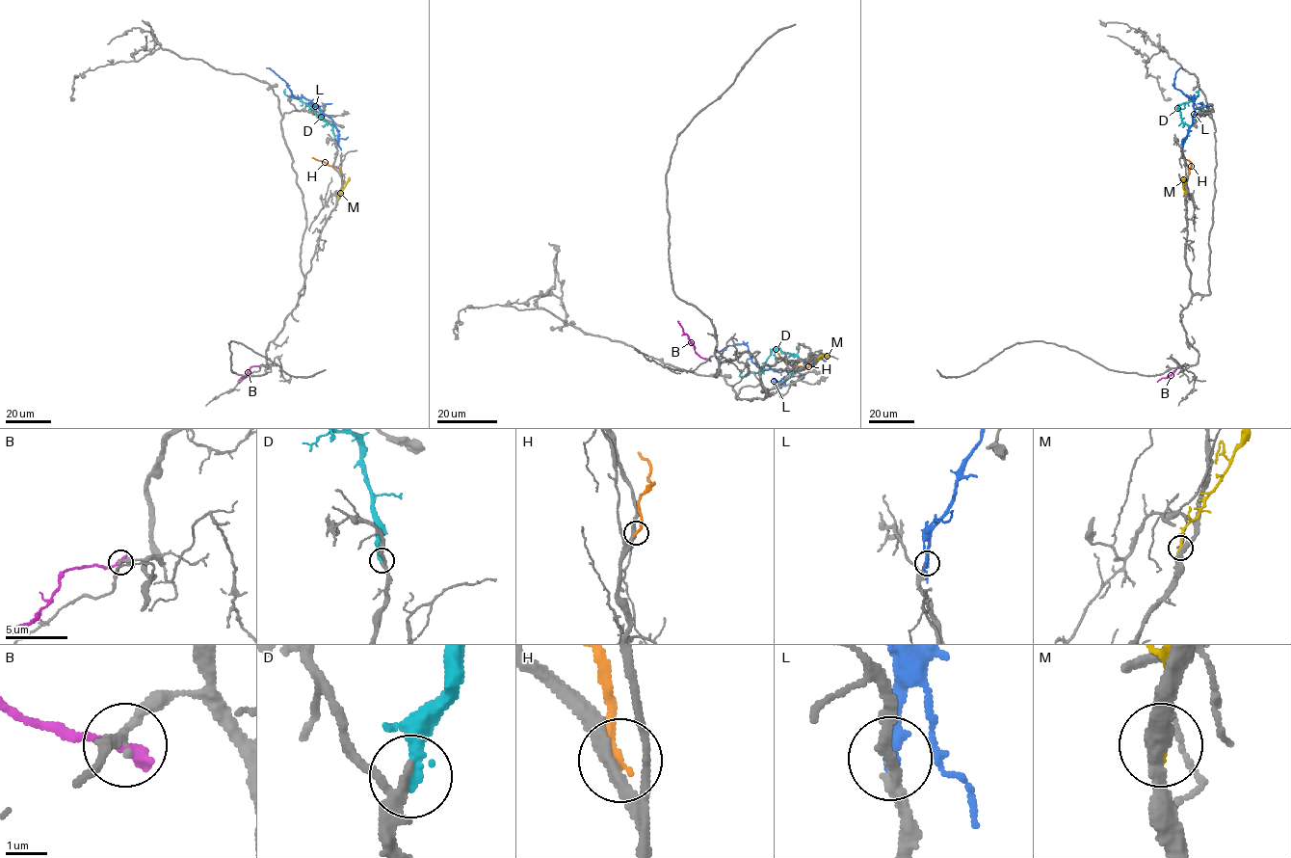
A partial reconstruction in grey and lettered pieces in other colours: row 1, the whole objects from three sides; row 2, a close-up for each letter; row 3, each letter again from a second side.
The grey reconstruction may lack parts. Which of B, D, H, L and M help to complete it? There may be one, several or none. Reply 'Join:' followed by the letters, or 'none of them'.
Join: D

